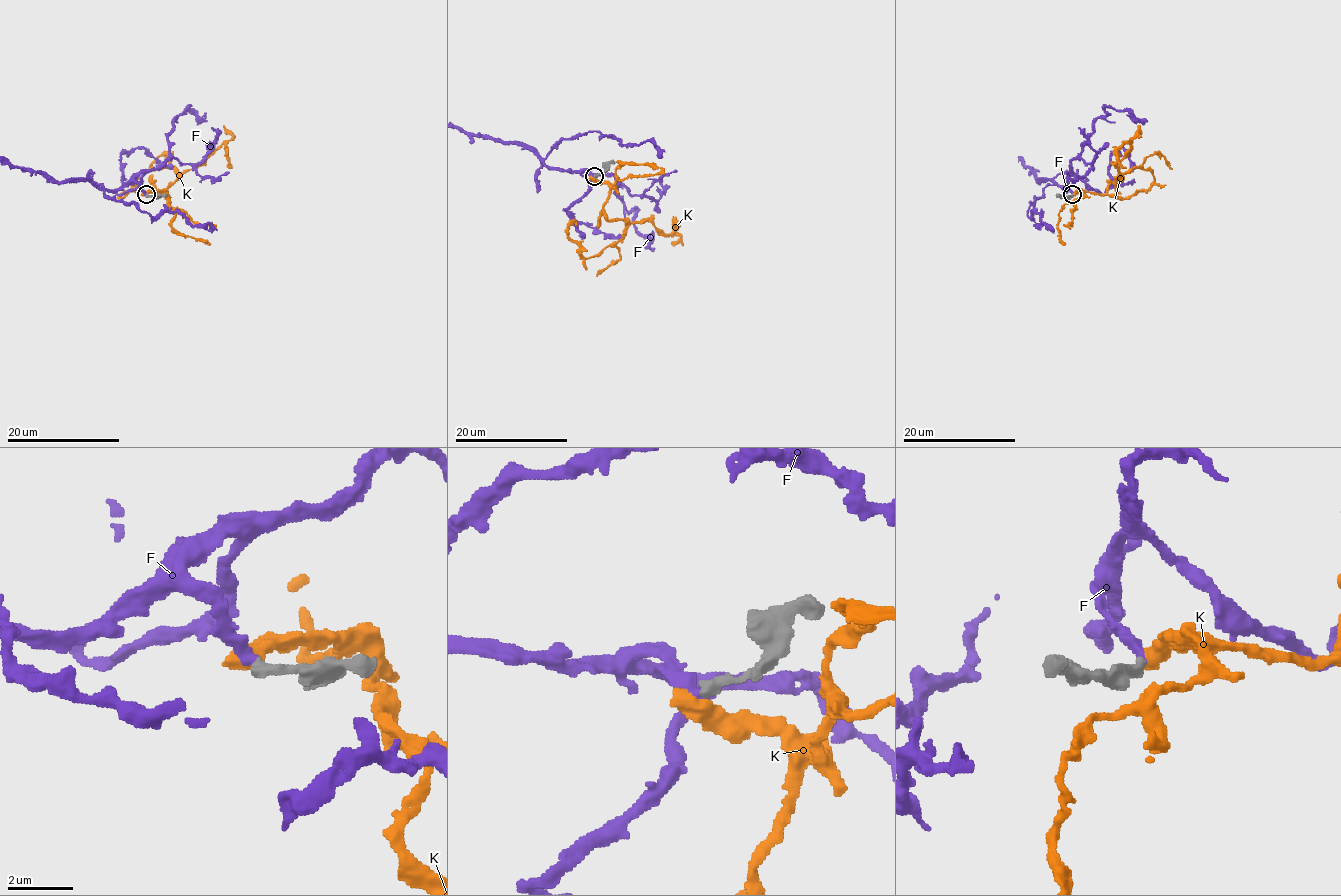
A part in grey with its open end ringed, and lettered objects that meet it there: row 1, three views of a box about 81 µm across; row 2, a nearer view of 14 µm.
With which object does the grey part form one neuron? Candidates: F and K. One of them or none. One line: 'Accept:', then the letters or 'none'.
Accept: F

